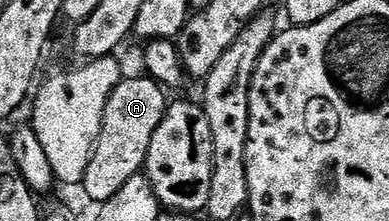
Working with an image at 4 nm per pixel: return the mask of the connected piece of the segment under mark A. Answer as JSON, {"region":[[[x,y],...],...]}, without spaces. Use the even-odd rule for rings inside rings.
{"region":[[[127,76],[117,84],[117,88],[109,96],[109,104],[105,104],[101,132],[95,141],[89,168],[85,168],[82,181],[93,200],[100,204],[107,202],[146,167],[149,144],[153,144],[153,132],[157,132],[169,105],[169,98],[166,96],[168,97],[164,87],[148,76]]]}

